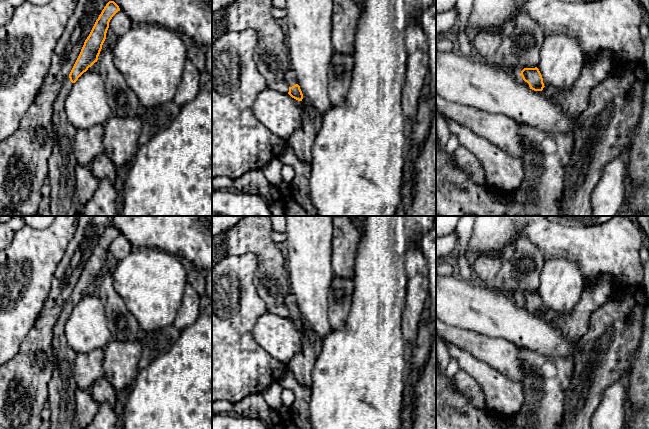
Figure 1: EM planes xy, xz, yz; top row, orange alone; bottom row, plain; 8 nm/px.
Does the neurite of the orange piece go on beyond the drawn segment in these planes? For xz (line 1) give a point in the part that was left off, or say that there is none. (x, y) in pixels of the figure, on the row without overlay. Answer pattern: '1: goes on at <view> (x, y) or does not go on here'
1: goes on at xz (290, 301)

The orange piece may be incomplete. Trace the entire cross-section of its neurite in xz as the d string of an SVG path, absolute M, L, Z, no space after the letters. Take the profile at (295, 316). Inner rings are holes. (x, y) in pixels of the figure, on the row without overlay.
M290 294L285 298L285 305L289 310L288 318L292 322L294 322L298 325L302 325L303 318L302 318L302 315L300 313L300 310L297 307L297 301L296 301L296 298L293 294Z

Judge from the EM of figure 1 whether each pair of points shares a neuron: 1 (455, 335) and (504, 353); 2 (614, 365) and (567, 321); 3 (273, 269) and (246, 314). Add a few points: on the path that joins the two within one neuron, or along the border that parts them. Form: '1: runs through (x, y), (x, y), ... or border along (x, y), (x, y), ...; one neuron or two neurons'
1: runs through (467, 340), (492, 351); one neuron
2: border along (591, 313), (588, 329), (579, 339); two neurons
3: border along (255, 270), (254, 287), (268, 312); two neurons

